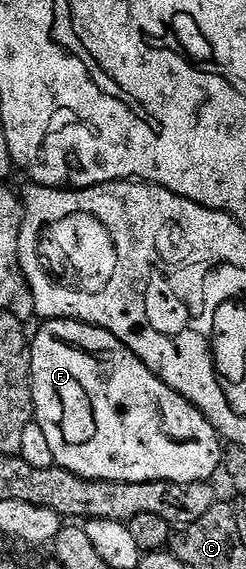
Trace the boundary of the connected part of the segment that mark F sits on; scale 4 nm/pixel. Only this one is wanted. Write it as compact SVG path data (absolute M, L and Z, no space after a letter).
M49 319L42 324L39 332L34 332L31 345L31 388L33 389L33 405L35 406L34 422L41 425L41 433L45 433L49 445L53 449L53 457L58 466L64 467L82 479L99 481L121 481L122 483L144 483L145 481L173 481L174 483L202 483L210 480L211 474L221 467L221 436L214 425L202 415L198 407L193 406L185 397L181 397L172 387L165 385L154 375L143 362L130 351L113 333L92 323L81 323L78 319Z

